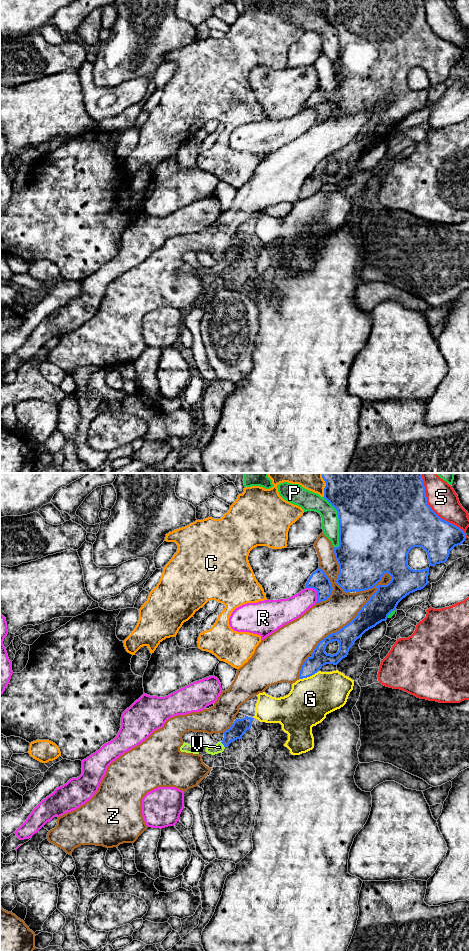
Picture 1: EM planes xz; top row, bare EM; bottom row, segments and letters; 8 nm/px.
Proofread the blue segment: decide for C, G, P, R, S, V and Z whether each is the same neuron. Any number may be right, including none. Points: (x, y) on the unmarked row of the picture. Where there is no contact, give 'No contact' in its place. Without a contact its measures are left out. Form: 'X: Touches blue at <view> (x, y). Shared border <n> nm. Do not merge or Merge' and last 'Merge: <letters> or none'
C: Touches blue at xz (324, 8). Shared border 140 nm. Do not merge
G: Touches blue at xz (309, 196). Shared border 180 nm. Do not merge
P: Touches blue at xz (339, 42). Shared border 420 nm. Do not merge
R: Touches blue at xz (316, 110). Shared border 160 nm. Do not merge
S: Touches blue at xz (435, 33). Shared border 600 nm. Do not merge
V: Touches blue at xz (223, 264). Shared border 60 nm. Merge
Z: Touches blue at xz (354, 138). Shared border 900 nm. Do not merge
Merge: V

